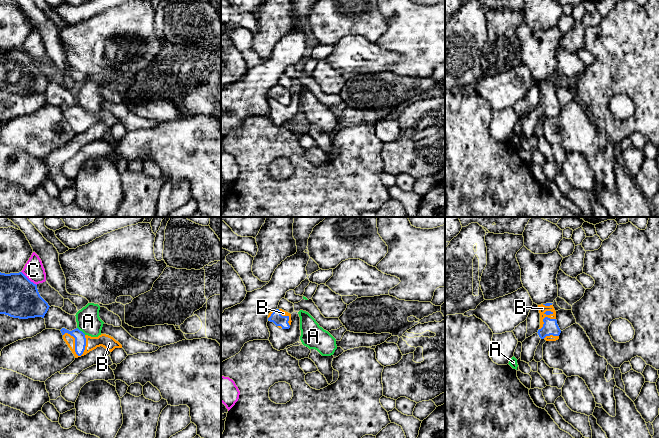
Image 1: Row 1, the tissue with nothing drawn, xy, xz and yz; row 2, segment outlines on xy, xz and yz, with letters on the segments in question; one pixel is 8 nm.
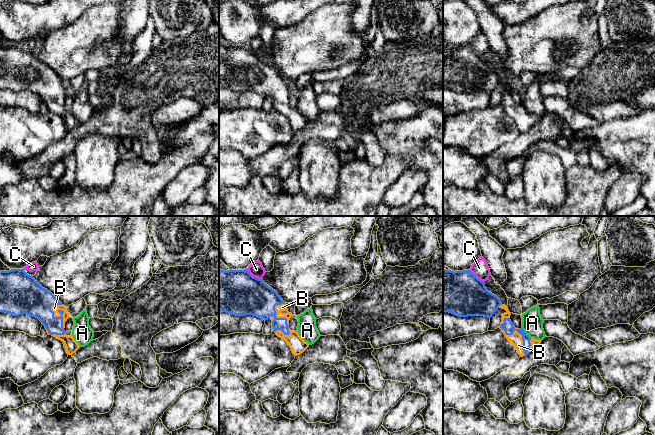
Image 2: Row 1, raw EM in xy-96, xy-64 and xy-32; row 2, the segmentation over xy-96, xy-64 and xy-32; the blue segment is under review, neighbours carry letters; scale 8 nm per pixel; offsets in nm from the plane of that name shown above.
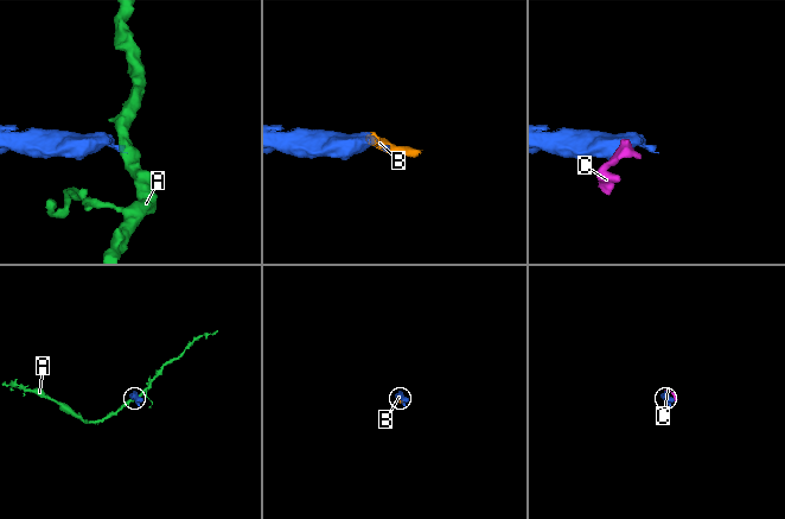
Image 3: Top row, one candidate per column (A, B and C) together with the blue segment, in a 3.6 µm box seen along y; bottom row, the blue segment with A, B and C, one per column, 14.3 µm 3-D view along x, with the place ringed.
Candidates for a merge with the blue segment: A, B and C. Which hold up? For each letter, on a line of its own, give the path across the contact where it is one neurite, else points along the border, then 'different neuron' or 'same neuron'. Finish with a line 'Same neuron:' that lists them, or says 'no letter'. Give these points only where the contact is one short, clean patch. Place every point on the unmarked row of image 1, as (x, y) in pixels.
A: along xy (77, 103), (85, 110) | different neuron
B: same neuron
C: along xy (21, 47), (36, 61) | different neuron
Same neuron: B

